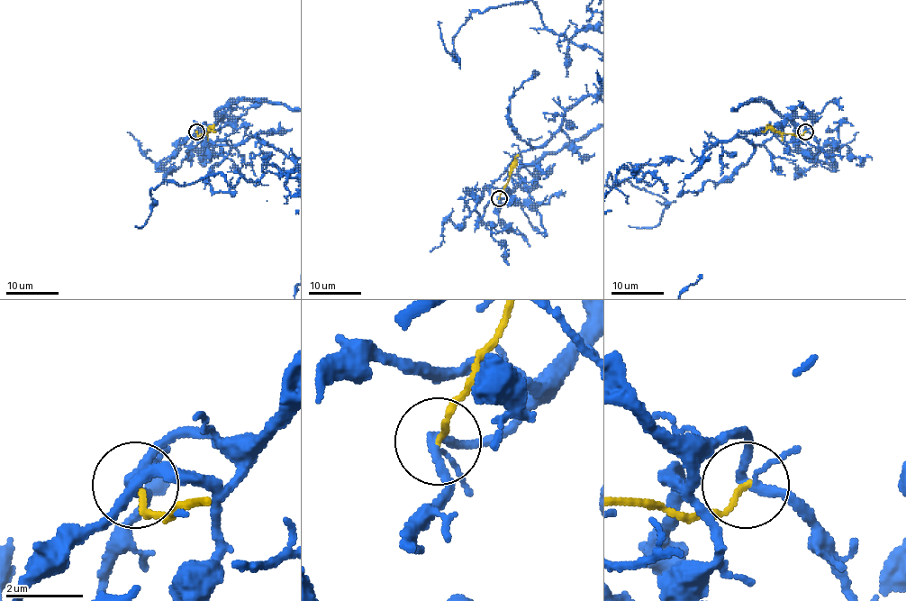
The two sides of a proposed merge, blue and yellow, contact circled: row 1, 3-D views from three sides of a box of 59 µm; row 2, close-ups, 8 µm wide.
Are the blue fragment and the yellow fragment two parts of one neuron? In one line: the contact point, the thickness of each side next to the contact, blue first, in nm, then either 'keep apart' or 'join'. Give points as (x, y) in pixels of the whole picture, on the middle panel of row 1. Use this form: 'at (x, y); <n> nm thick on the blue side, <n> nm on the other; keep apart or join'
at (499, 198); 190 nm thick on the blue side, 140 nm on the other; keep apart

